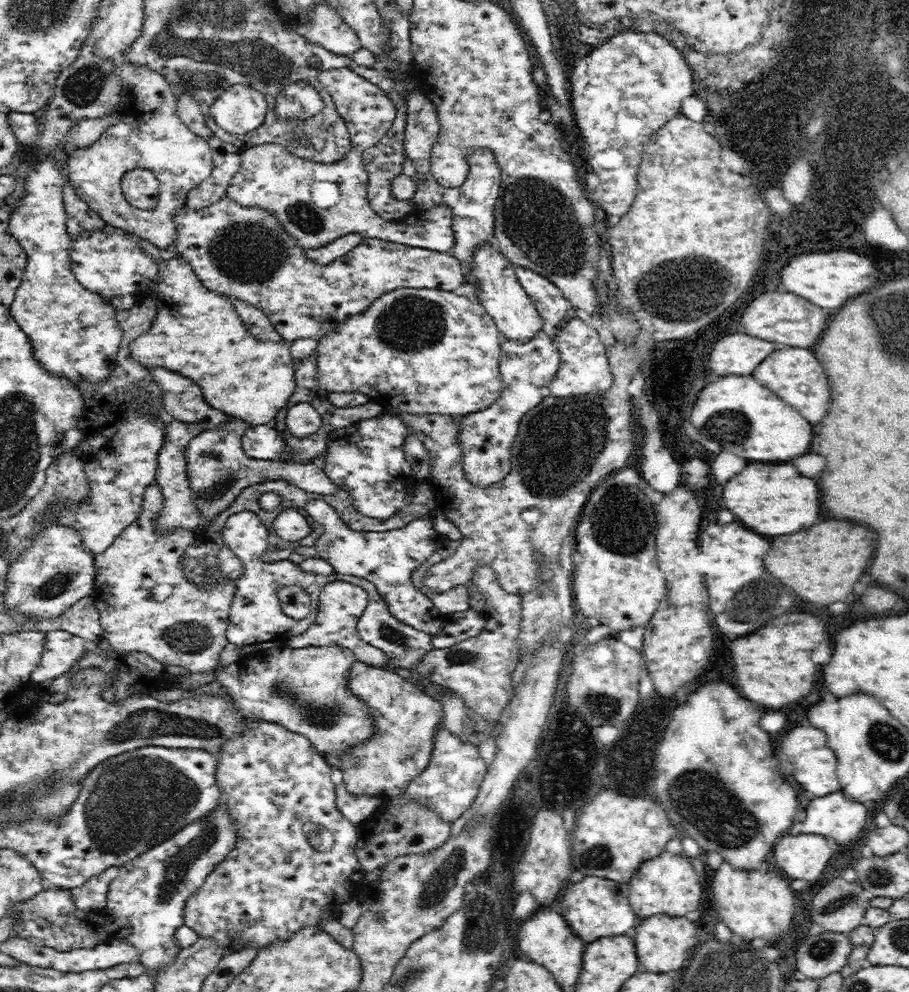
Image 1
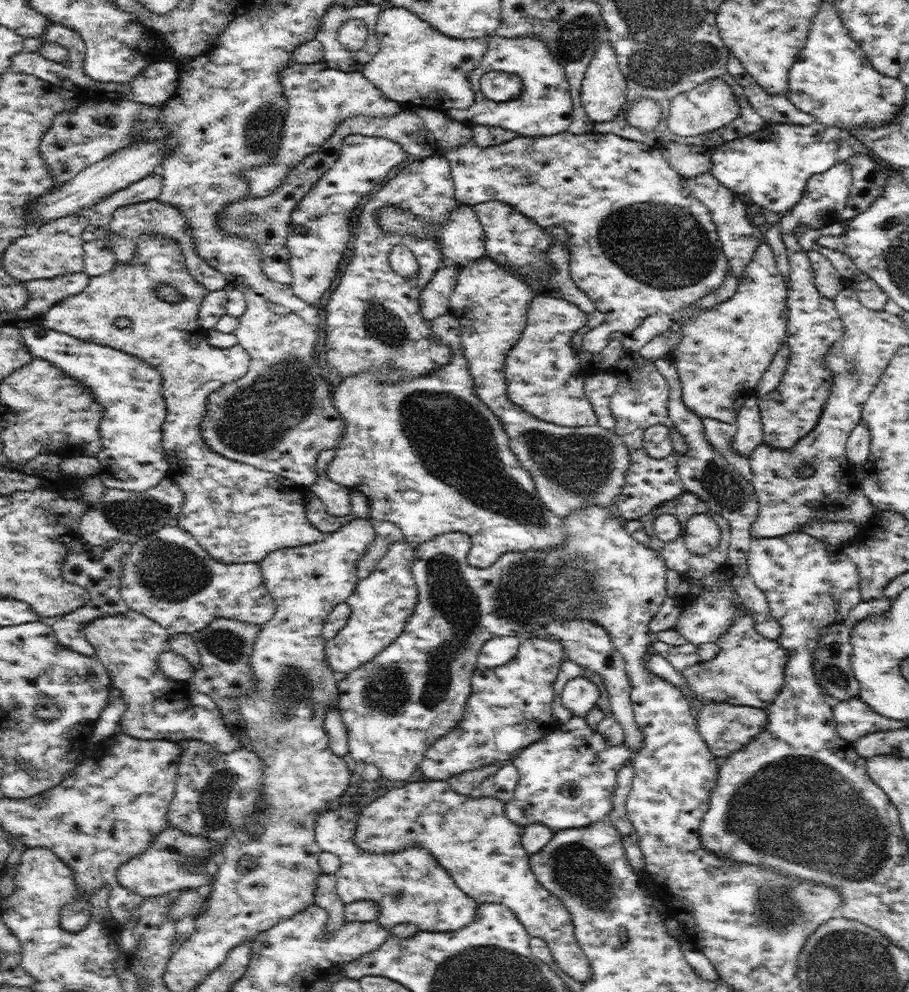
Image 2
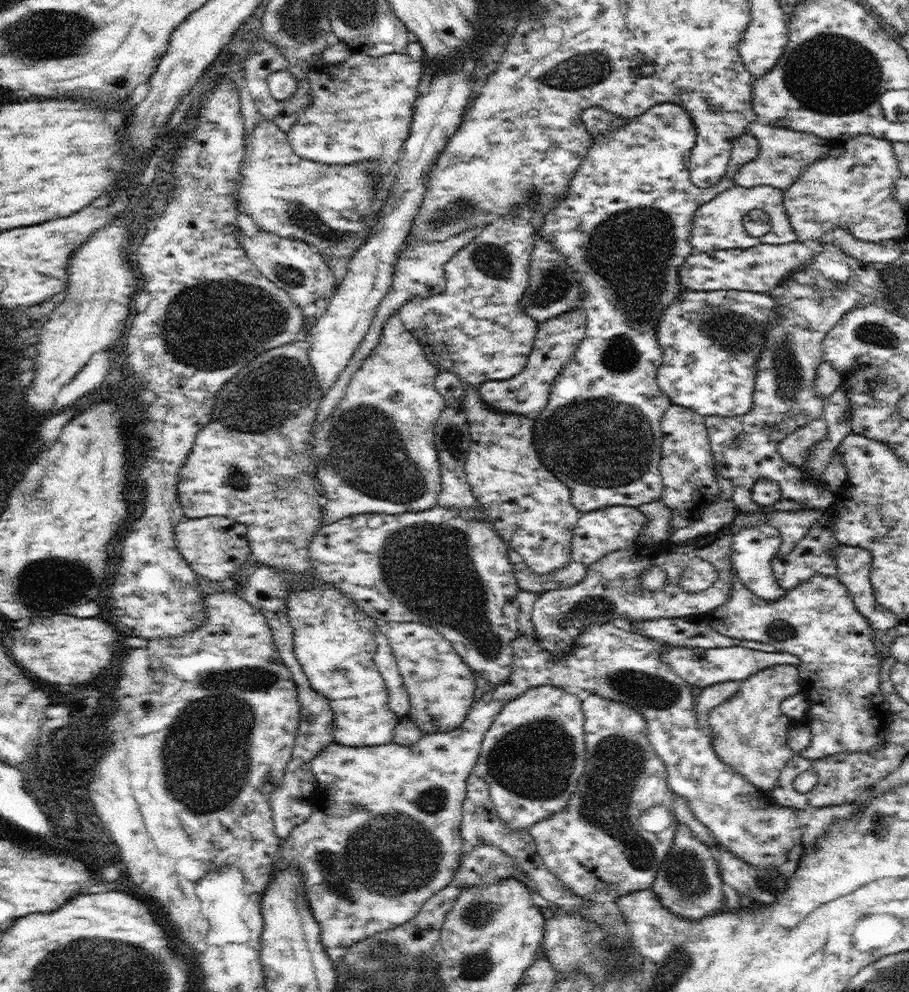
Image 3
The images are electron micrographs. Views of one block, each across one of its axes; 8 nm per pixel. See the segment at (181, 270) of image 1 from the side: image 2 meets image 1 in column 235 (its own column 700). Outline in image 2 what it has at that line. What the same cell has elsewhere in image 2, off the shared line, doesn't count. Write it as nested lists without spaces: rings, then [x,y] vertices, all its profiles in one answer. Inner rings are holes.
[[[763,240],[753,252],[753,260],[745,266],[743,276],[739,278],[739,286],[735,294],[709,308],[701,308],[697,304],[687,304],[673,316],[673,324],[679,326],[679,342],[669,354],[671,362],[677,368],[679,382],[681,382],[681,398],[683,404],[695,412],[699,418],[721,420],[727,424],[737,424],[739,410],[743,408],[745,400],[755,394],[757,382],[761,380],[763,372],[769,368],[775,352],[787,340],[787,286],[775,266],[775,256],[771,246]]]

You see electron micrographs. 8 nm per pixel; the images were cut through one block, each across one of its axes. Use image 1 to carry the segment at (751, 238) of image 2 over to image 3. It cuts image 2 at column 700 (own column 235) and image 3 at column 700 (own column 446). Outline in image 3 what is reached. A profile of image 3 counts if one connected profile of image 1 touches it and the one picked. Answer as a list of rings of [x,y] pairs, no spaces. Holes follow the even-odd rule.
[[[763,184],[763,186],[753,186],[753,188],[733,186],[733,188],[717,194],[713,200],[709,200],[697,208],[697,212],[693,216],[693,228],[691,228],[687,242],[693,246],[693,252],[697,252],[697,254],[699,252],[717,252],[717,250],[735,250],[735,248],[753,248],[759,244],[795,242],[791,222],[783,208],[783,190]],[[755,208],[761,208],[769,216],[769,222],[771,222],[771,230],[761,238],[749,236],[743,226],[743,216]]]

